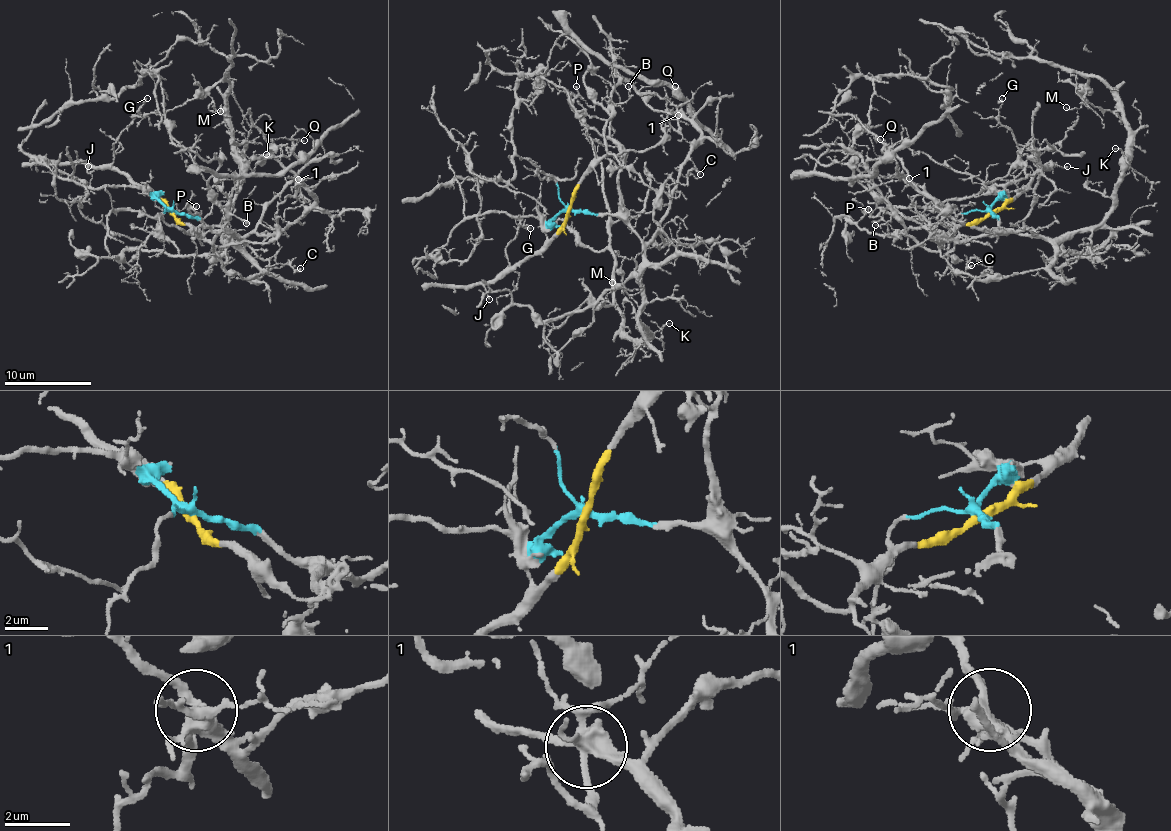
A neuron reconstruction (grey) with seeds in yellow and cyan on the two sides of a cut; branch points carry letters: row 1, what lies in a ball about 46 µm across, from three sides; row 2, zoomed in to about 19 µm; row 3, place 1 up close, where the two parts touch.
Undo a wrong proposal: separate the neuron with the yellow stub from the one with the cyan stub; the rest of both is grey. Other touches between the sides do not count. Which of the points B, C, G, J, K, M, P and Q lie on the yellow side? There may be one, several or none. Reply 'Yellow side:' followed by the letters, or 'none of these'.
Yellow side: B, C, G, J, P

